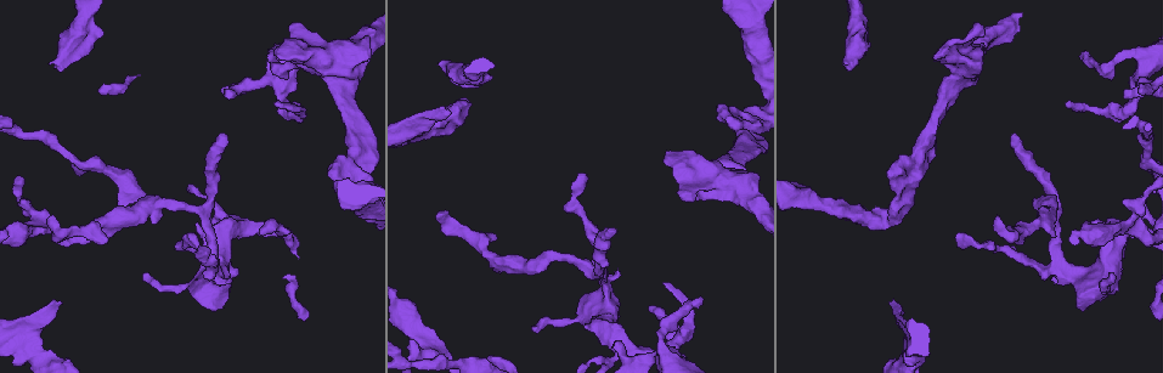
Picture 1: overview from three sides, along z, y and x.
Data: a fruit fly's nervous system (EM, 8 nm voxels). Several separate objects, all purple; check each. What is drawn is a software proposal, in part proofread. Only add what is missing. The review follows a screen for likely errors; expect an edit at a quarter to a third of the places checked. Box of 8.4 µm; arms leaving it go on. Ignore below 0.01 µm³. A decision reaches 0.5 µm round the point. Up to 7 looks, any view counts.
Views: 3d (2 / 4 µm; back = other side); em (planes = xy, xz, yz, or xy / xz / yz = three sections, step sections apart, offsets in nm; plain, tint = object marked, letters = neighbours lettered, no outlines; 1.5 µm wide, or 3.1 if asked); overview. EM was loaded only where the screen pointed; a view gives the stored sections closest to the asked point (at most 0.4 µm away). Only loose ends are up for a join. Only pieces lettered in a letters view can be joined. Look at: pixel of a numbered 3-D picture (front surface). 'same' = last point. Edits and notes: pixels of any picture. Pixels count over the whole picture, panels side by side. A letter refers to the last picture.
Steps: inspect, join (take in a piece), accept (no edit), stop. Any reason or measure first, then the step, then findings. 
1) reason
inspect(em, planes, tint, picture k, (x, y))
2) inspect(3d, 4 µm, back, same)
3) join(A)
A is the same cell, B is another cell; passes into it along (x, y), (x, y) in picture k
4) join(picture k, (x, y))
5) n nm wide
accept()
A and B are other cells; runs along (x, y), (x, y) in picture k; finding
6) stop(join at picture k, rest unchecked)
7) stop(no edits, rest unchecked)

an open end
inspect(3d, 2 µm, picture 1, (893, 303))

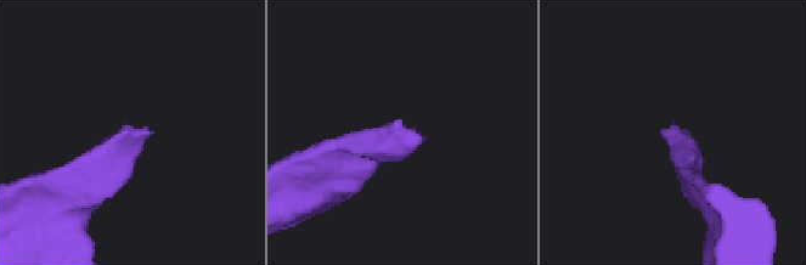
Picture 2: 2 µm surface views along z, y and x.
inspect(em, planes, letters, picture 2, (421, 136))

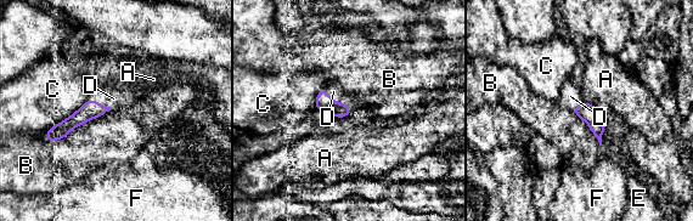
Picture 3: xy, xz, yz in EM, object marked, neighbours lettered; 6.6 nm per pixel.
join(D)
D is the same cell, A, B, C, E and F are other cells; passes into it along (324, 102), (336, 101), (333, 91) in picture 3; the neuron continues

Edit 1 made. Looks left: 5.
inspect(overview)

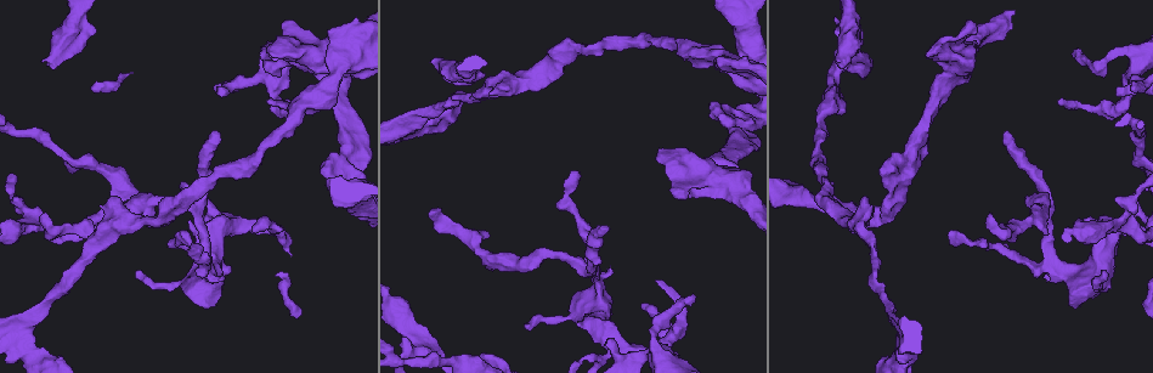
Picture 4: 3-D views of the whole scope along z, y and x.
an open end
inspect(em, yz, step 8, letters, picture 4, (605, 227))

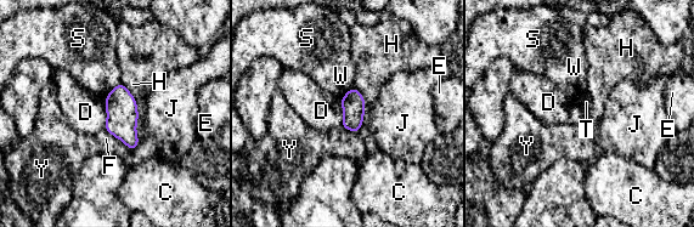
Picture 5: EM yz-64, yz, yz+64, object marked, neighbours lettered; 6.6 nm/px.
inspect(em, planes, letters, same)

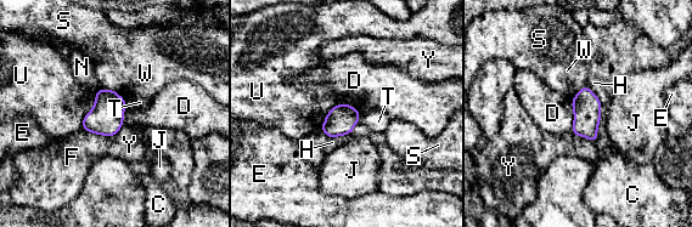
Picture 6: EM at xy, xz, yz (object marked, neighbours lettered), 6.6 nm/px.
accept()
C, D, E, F, H, J, N, S, T, U, W and Y are other cells; none of them fits

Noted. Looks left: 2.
stop(join at picture 3, rest unchecked)

